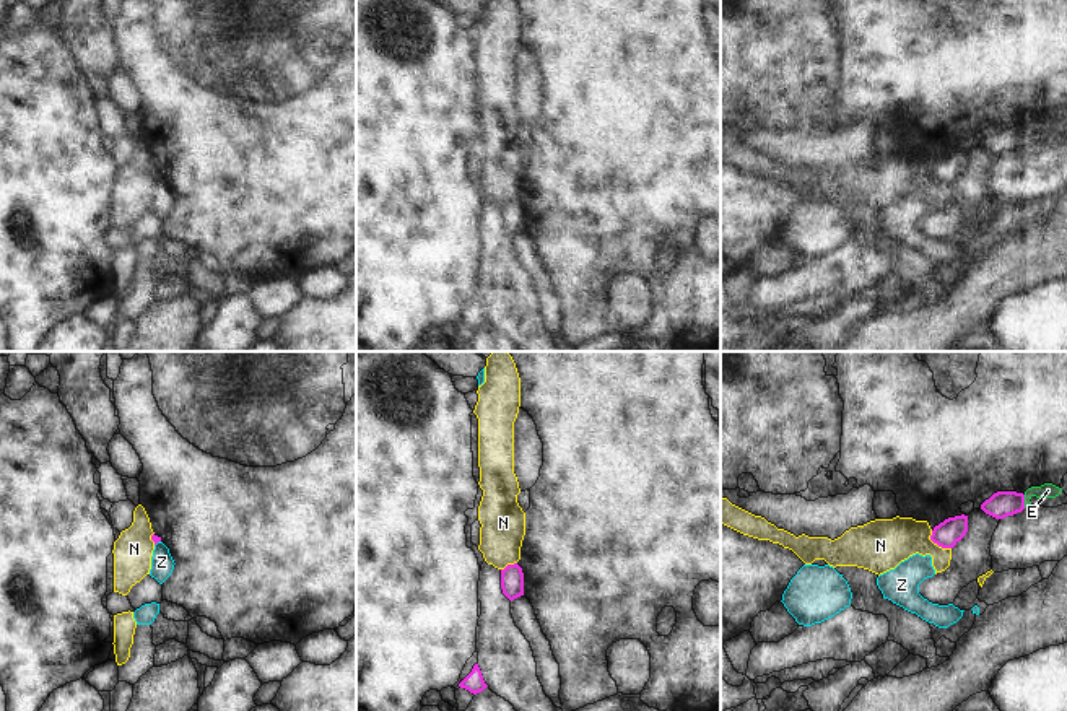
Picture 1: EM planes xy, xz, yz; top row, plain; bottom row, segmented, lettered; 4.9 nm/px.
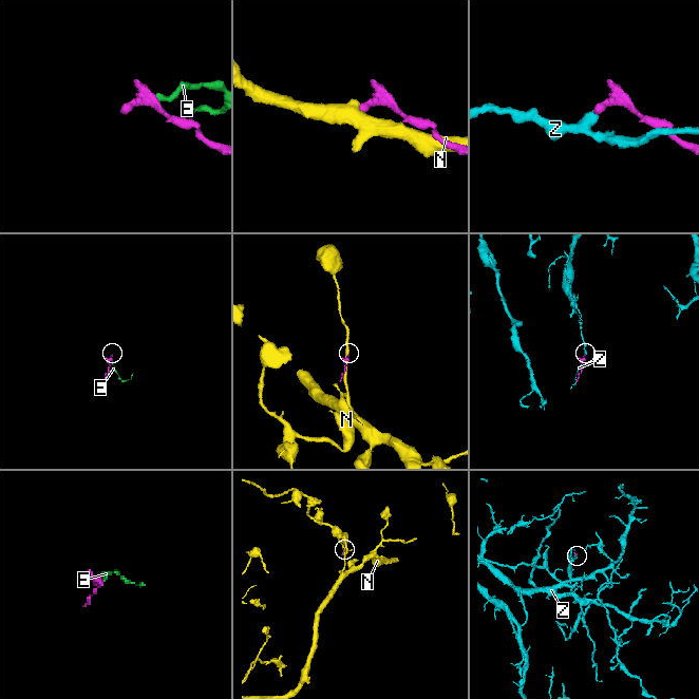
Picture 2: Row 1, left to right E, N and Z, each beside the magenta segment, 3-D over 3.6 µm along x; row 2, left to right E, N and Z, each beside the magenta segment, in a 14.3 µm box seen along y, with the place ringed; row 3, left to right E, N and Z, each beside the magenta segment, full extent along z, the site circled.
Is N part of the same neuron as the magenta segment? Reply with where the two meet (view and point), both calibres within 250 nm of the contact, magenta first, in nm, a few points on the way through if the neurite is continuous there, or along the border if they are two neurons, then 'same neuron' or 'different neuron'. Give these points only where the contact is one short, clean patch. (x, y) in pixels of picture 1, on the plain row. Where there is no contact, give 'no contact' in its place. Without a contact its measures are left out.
yz (937, 179) | 120/240 nm | along yz (931, 166), (934, 178), (950, 184) | different neuron

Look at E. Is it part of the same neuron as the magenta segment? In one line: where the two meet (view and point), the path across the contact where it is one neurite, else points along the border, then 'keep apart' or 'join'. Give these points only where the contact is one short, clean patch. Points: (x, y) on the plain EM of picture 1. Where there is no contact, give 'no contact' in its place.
yz (1023, 137) | along yz (1023, 130), (1025, 142) | keep apart

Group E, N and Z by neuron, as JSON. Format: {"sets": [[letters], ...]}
{"sets": [["E"], ["N"], ["Z"]]}

